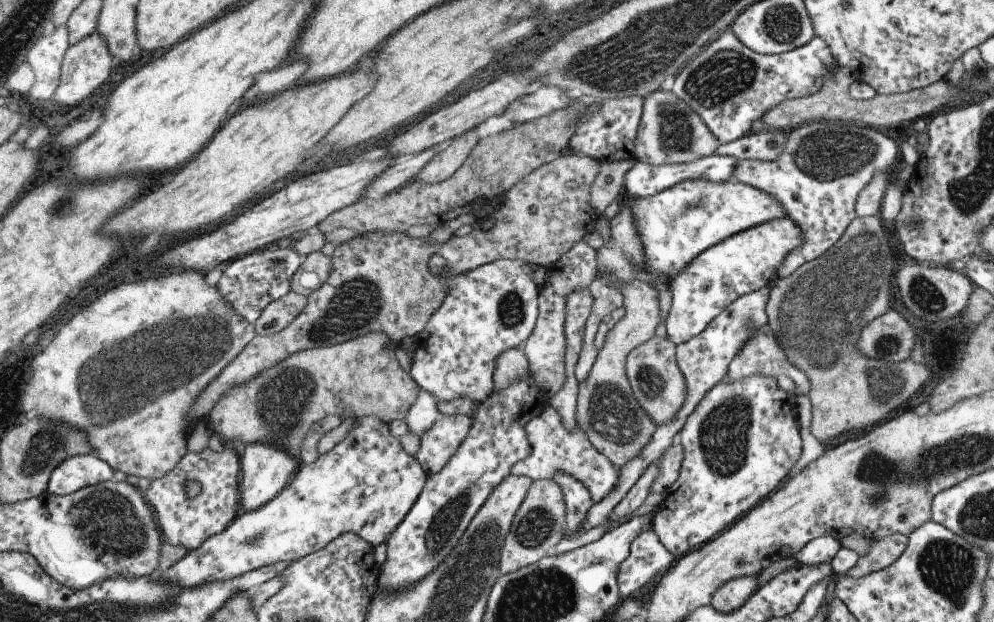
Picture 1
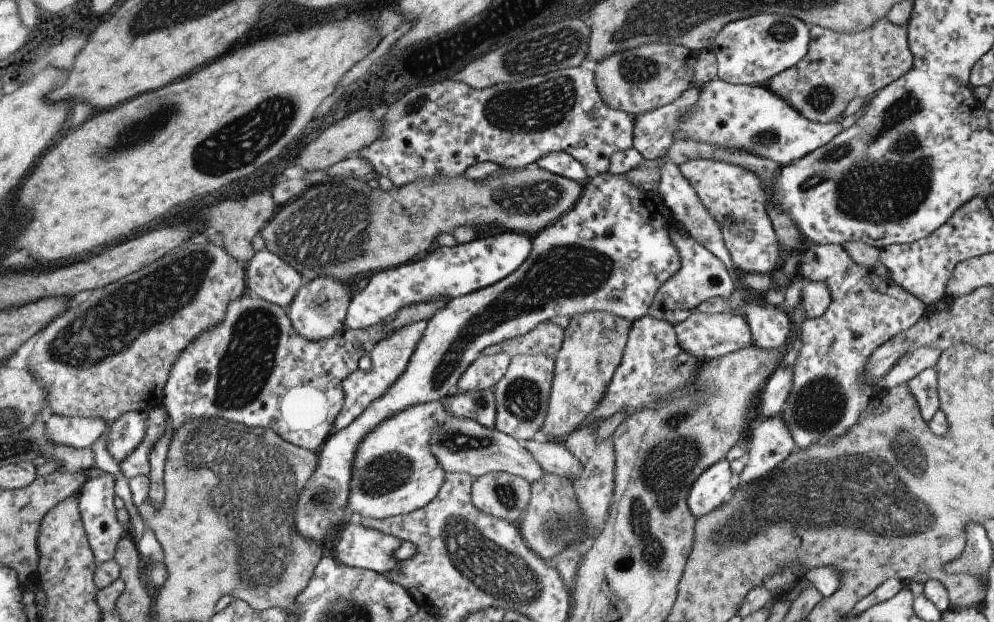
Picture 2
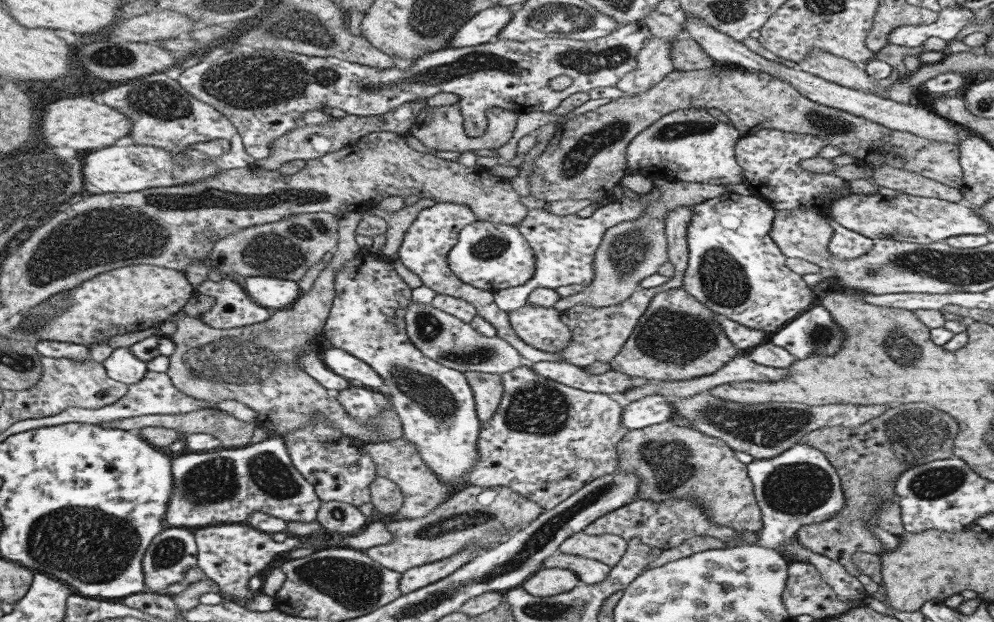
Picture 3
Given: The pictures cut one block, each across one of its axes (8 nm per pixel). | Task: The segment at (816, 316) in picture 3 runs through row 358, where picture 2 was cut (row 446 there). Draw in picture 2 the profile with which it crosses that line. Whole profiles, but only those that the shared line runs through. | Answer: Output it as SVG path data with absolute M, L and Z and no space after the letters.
M806 244L801 252L801 263L797 266L798 273L811 282L822 282L830 290L832 296L828 310L819 318L808 318L801 324L800 341L802 347L794 362L792 374L792 390L788 394L785 406L781 412L784 422L792 434L792 440L797 450L806 450L810 444L823 442L836 442L857 425L861 414L872 404L875 399L876 386L866 382L866 360L872 352L880 346L910 330L917 324L929 307L919 298L905 292L899 285L892 281L882 280L873 270L858 266L844 246L831 244Z

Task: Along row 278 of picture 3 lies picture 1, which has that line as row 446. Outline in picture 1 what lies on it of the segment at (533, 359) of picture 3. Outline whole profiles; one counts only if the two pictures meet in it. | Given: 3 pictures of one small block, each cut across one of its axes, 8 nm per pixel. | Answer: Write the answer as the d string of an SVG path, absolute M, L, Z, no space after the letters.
M438 414L437 421L421 438L418 454L413 456L427 476L440 472L454 456L472 428L473 418L466 415Z

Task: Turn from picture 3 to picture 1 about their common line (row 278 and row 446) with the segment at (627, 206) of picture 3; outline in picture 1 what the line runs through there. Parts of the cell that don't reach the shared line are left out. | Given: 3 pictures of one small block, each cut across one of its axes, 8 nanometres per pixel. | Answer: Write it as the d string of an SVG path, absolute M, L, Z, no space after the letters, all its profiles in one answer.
M547 406L528 422L525 435L530 443L531 451L526 458L512 465L511 472L515 475L530 477L534 482L538 479L553 479L558 471L571 474L571 477L578 479L588 489L594 503L614 488L618 480L616 466L592 446L577 423L574 431L566 430L552 406Z

